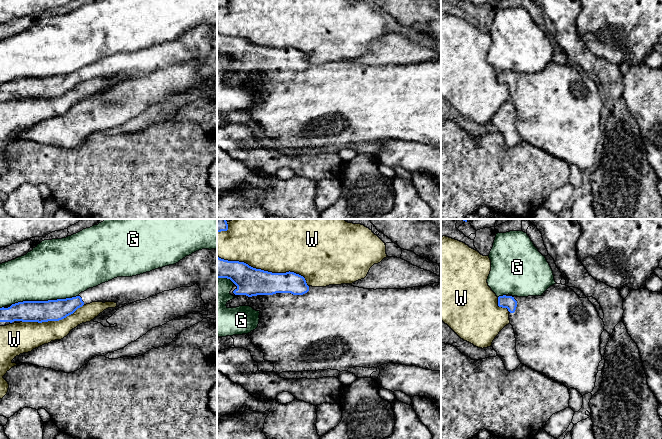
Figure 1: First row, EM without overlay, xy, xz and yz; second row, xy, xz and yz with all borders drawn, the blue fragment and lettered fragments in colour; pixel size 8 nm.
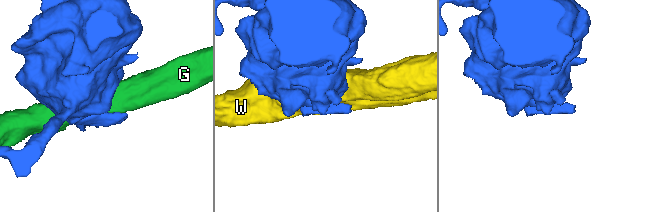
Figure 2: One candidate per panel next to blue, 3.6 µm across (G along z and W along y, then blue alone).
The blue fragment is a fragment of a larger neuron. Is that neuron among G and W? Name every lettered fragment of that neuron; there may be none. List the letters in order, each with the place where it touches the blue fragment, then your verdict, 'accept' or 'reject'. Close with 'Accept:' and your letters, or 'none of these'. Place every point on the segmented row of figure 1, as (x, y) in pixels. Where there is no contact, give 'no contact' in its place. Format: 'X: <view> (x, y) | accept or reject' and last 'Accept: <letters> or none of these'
G: xy (44, 301) | reject
W: xz (265, 271) | reject
Accept: none of these

